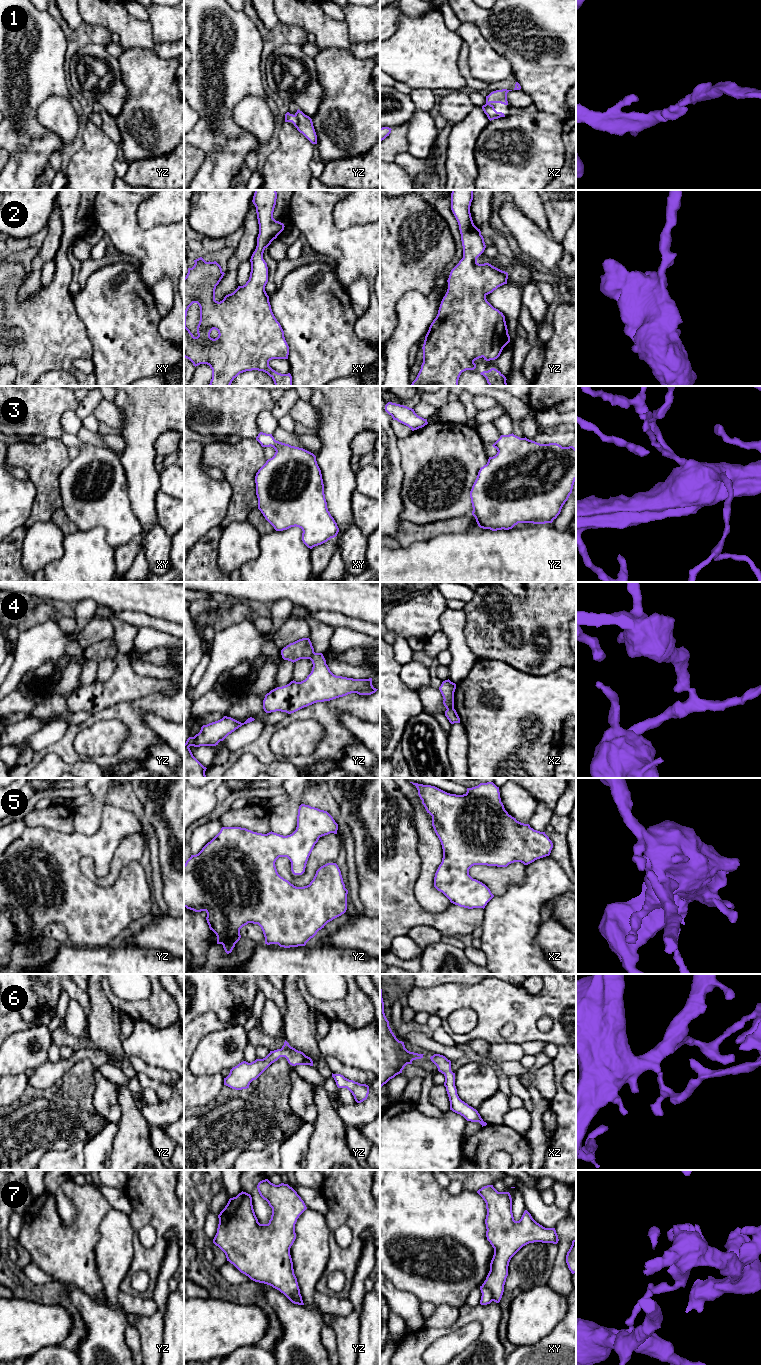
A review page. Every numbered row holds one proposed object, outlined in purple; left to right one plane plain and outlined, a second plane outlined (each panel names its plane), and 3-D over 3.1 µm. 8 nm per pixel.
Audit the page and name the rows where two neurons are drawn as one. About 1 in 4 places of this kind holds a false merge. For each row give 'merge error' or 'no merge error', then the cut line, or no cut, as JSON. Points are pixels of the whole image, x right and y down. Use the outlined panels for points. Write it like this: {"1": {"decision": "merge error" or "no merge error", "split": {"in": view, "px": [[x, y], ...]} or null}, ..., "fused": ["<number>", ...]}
{"1": {"decision": "no merge error", "split": null}, "2": {"decision": "no merge error", "split": null}, "3": {"decision": "no merge error", "split": null}, "4": {"decision": "merge error", "split": {"in": "xz", "px": [[453, 707], [447, 710]]}}, "5": {"decision": "no merge error", "split": null}, "6": {"decision": "no merge error", "split": null}, "7": {"decision": "merge error", "split": {"in": "xy", "px": [[482, 1285], [490, 1291], [493, 1300]]}}, "fused": ["4", "7"]}

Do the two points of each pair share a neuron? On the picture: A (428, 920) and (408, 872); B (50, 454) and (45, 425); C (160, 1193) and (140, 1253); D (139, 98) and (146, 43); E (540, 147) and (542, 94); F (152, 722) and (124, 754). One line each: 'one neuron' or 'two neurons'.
A: one neuron
B: two neurons
C: one neuron
D: two neurons
E: two neurons
F: two neurons

